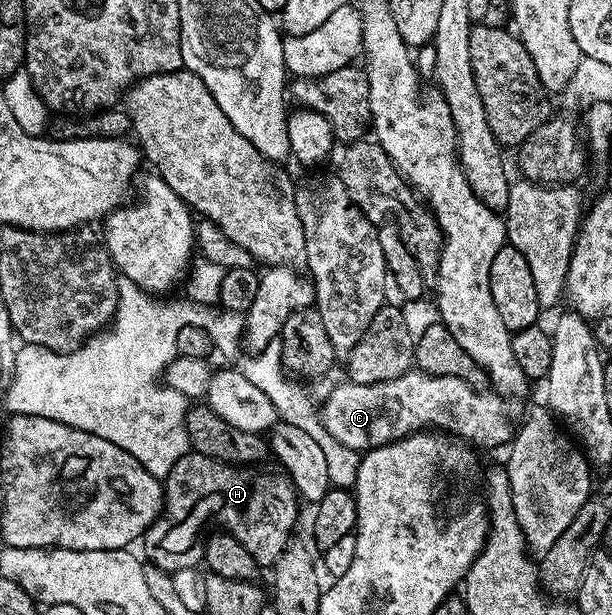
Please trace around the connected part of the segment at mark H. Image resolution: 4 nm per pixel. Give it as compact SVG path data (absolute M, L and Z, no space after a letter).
M195 453L183 455L163 480L164 505L159 517L142 536L145 555L143 558L151 566L169 573L178 569L199 568L204 558L204 540L210 534L207 521L200 519L205 511L214 522L220 523L216 525L231 533L244 546L246 553L250 553L250 557L254 557L254 561L260 564L261 568L271 568L293 538L292 530L296 527L296 514L299 513L301 504L298 502L298 492L287 474L275 475L272 471L260 470L264 469L219 463L216 459Z

